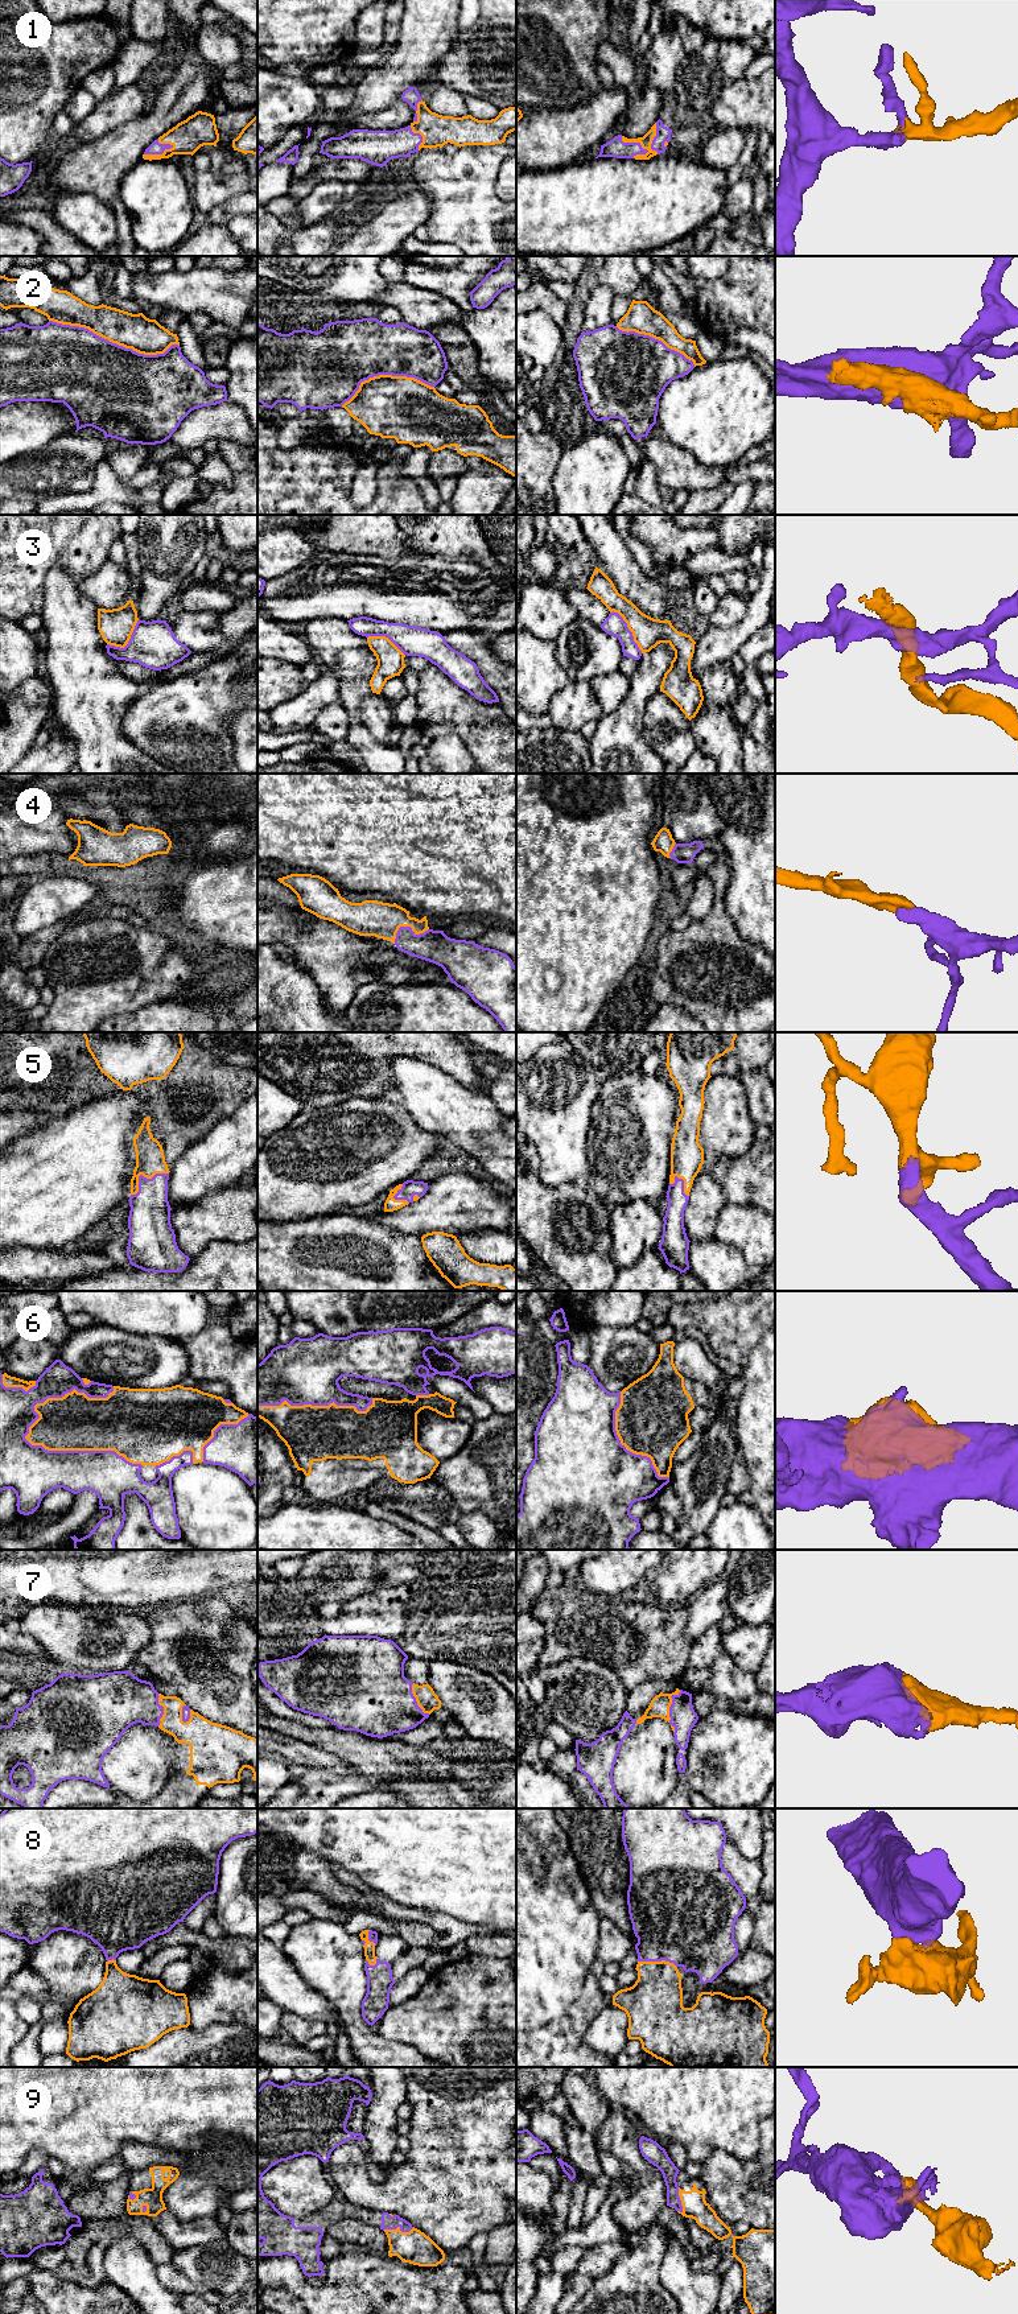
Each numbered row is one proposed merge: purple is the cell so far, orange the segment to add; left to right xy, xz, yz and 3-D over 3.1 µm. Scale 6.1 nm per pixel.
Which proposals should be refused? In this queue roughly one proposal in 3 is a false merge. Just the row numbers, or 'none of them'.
2, 3

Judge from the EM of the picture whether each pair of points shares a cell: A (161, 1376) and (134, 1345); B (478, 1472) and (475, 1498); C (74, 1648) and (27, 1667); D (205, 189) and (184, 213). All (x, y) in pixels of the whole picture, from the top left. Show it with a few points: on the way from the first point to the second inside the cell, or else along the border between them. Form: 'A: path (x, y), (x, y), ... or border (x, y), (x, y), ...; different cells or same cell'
A: path (153, 1368), (139, 1353); same cell
B: path (478, 1479), (475, 1492); same cell
C: border (28, 1634), (37, 1641), (48, 1658), (62, 1673); different cells
D: border (190, 189), (196, 207); different cells

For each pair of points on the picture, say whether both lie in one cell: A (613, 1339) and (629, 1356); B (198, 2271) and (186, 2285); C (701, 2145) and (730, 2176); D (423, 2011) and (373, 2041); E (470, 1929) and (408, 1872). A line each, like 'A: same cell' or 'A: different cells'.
A: same cell
B: different cells
C: different cells
D: different cells
E: different cells

